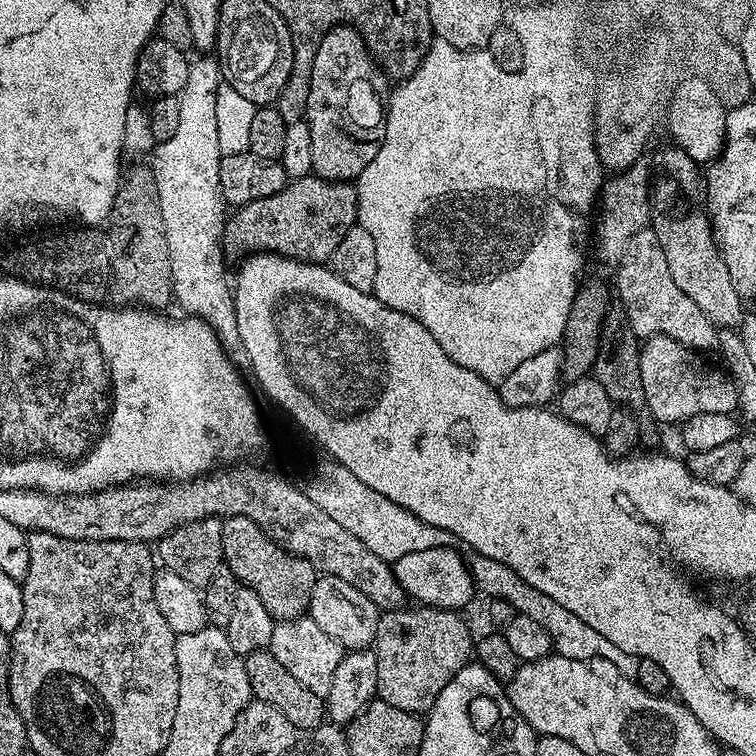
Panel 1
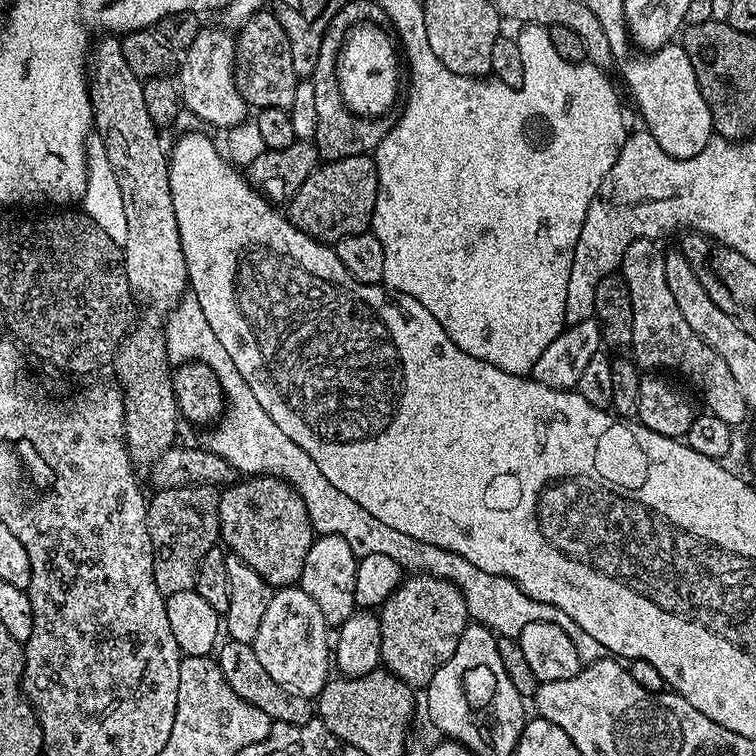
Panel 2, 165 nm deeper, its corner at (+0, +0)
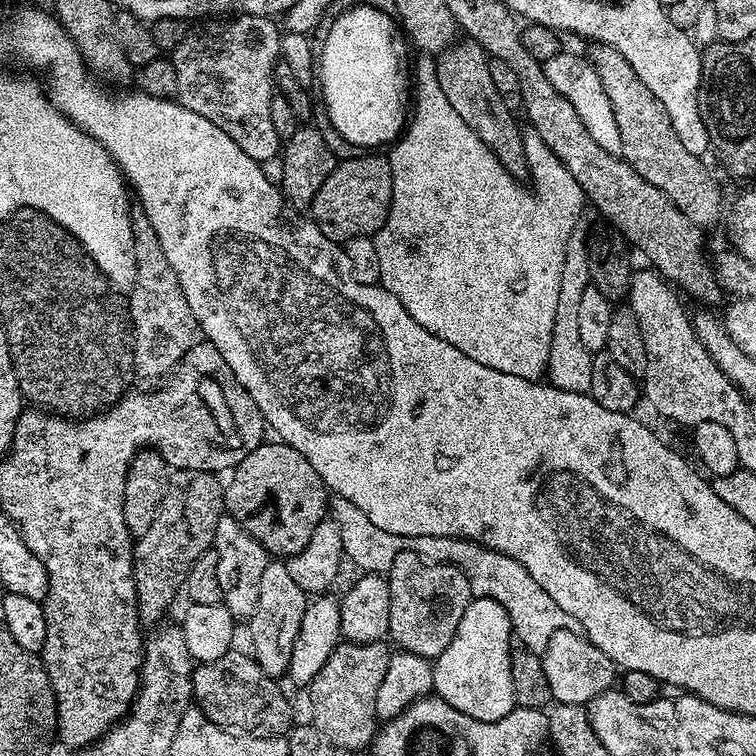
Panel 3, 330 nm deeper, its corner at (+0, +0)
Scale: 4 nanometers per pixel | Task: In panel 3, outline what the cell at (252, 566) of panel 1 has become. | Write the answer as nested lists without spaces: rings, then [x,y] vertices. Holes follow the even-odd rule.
[[[265,442],[259,444],[231,473],[232,481],[227,481],[224,489],[224,507],[227,515],[236,521],[256,539],[272,558],[287,558],[298,554],[310,542],[310,534],[314,534],[314,526],[318,526],[326,518],[330,508],[330,493],[325,488],[318,470],[294,450],[294,446],[283,442]]]

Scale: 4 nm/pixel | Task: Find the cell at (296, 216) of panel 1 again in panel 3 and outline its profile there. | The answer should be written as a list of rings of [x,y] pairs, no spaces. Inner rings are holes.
[[[356,154],[339,161],[312,199],[310,218],[326,238],[337,242],[359,236],[375,237],[376,231],[386,222],[392,205],[392,167],[388,156],[360,155],[364,156]]]

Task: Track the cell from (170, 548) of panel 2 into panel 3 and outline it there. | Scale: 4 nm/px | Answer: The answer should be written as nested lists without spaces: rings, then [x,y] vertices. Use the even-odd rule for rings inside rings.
[[[177,467],[169,475],[166,498],[162,498],[162,510],[146,534],[135,541],[132,549],[132,577],[136,579],[136,605],[140,611],[141,625],[156,624],[164,616],[164,611],[172,604],[172,599],[183,589],[190,574],[190,566],[198,562],[203,552],[212,548],[216,527],[220,517],[225,515],[224,489],[221,477],[215,472],[203,472],[197,468]]]

